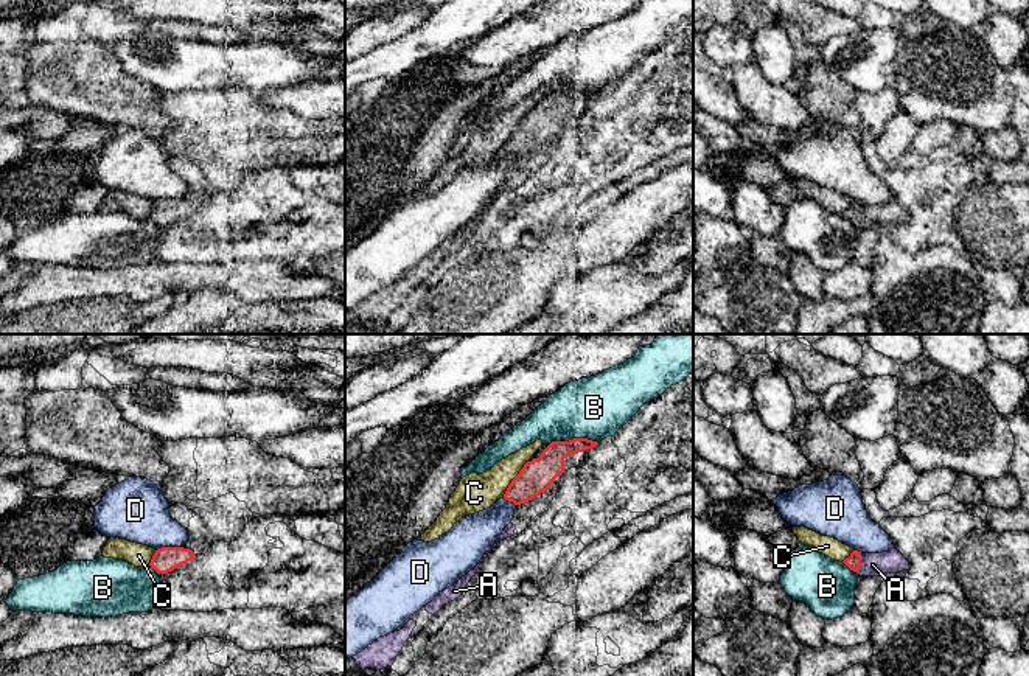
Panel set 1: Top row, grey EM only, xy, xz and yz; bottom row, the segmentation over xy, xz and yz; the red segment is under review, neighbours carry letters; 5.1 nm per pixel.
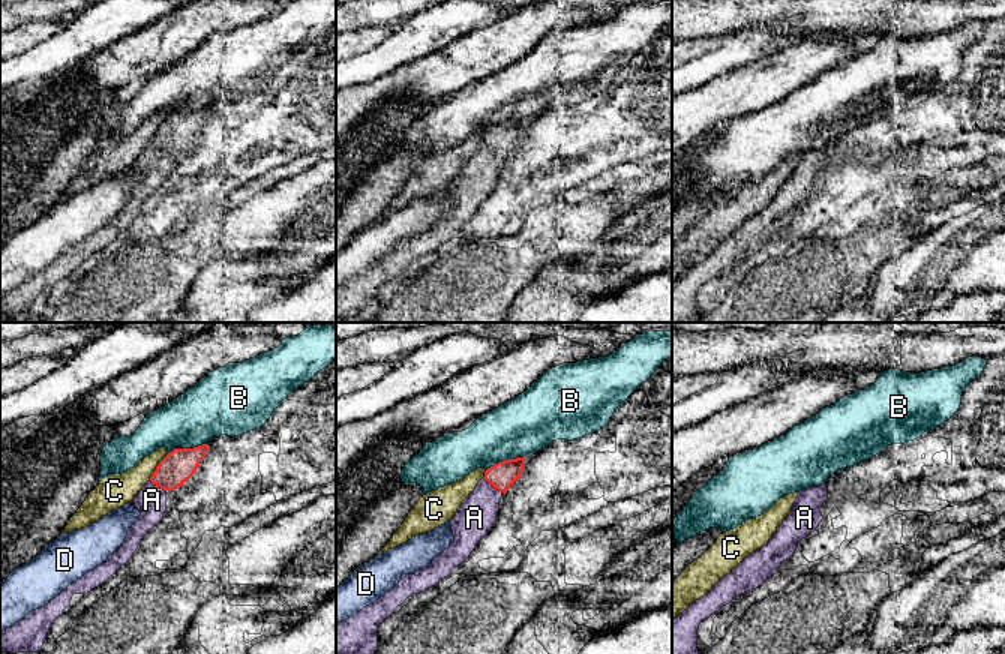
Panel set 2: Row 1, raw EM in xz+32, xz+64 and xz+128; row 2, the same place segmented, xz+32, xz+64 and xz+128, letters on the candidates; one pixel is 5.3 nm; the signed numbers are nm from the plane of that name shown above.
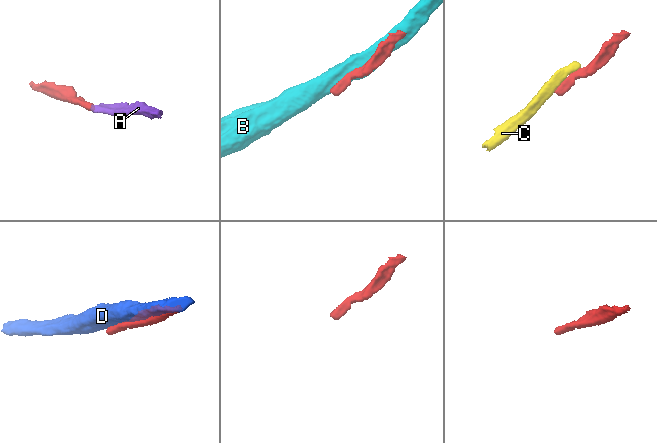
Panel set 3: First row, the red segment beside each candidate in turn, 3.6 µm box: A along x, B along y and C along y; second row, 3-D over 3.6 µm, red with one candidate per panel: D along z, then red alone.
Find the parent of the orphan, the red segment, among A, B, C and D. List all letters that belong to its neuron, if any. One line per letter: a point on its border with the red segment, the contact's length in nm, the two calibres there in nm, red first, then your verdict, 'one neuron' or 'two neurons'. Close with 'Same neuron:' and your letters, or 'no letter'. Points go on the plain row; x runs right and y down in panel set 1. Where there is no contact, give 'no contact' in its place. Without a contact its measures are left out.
A: contact yz (860, 215); length 110 nm; calibres 70 and 130 nm; one neuron
B: contact xz (582, 90); length 170 nm; calibres 140 and 320 nm; two neurons
C: contact xz (513, 131); length 240 nm; calibres 170 and 200 nm; two neurons
D: contact xy (168, 199); length 140 nm; calibres 130 and 320 nm; two neurons
Same neuron: A

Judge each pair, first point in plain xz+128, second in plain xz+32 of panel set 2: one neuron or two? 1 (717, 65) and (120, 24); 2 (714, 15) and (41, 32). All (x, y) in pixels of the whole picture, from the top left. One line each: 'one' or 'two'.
1: one
2: two

